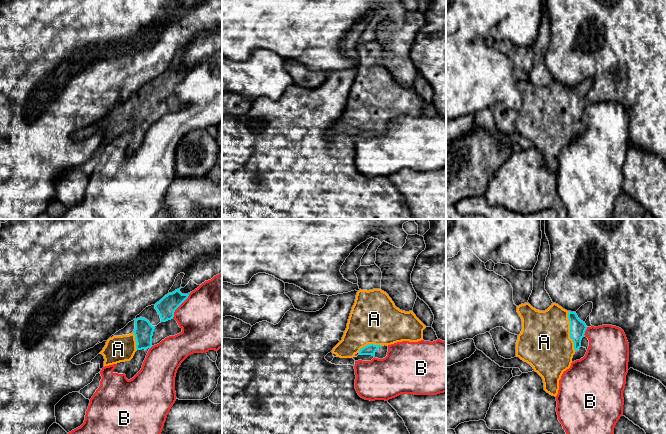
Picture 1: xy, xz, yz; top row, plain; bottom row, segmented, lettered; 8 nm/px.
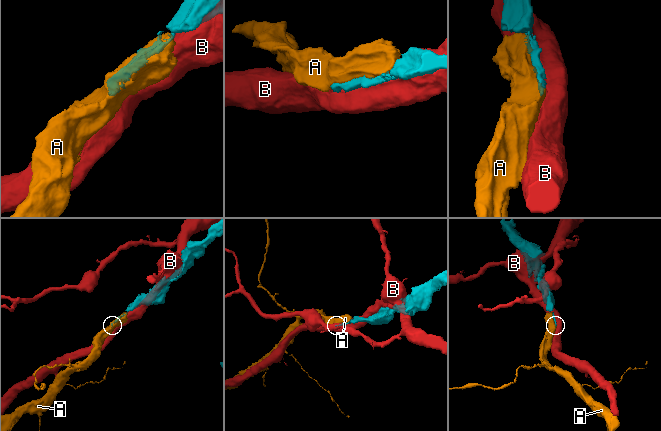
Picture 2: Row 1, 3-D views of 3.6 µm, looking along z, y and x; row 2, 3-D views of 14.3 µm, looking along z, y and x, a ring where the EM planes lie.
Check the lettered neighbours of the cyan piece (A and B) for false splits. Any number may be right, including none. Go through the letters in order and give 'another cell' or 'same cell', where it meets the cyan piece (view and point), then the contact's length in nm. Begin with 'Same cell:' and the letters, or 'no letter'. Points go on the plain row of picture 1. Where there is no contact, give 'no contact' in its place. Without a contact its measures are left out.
Same cell: A
A: same cell | yz (570, 107) | 340 nm
B: another cell | xy (180, 80) | 260 nm

